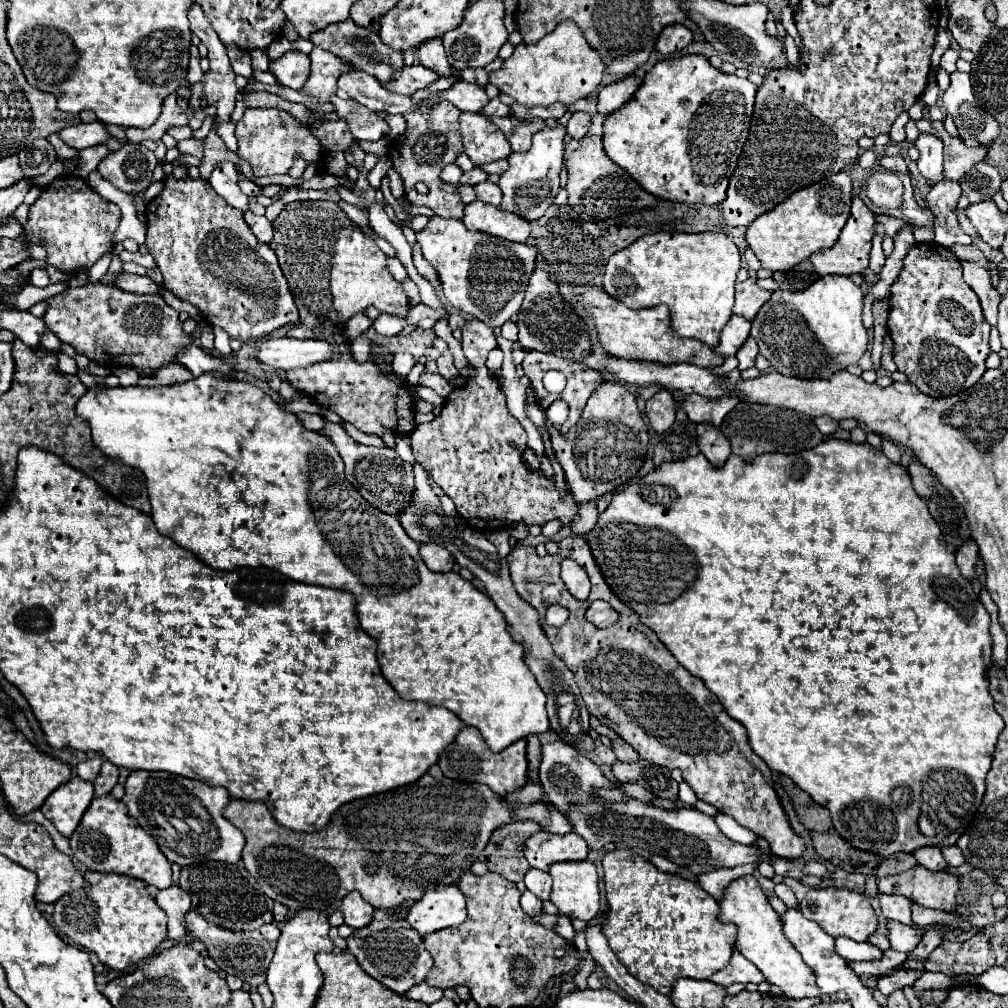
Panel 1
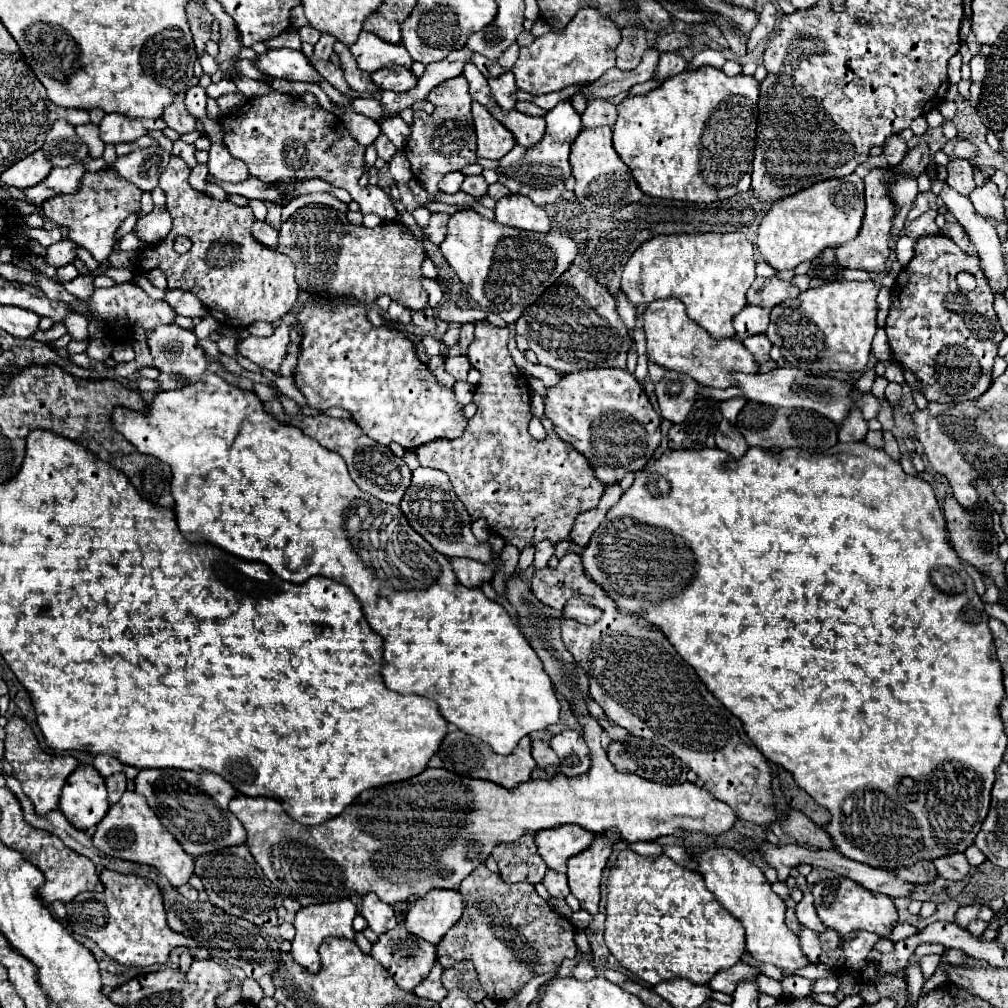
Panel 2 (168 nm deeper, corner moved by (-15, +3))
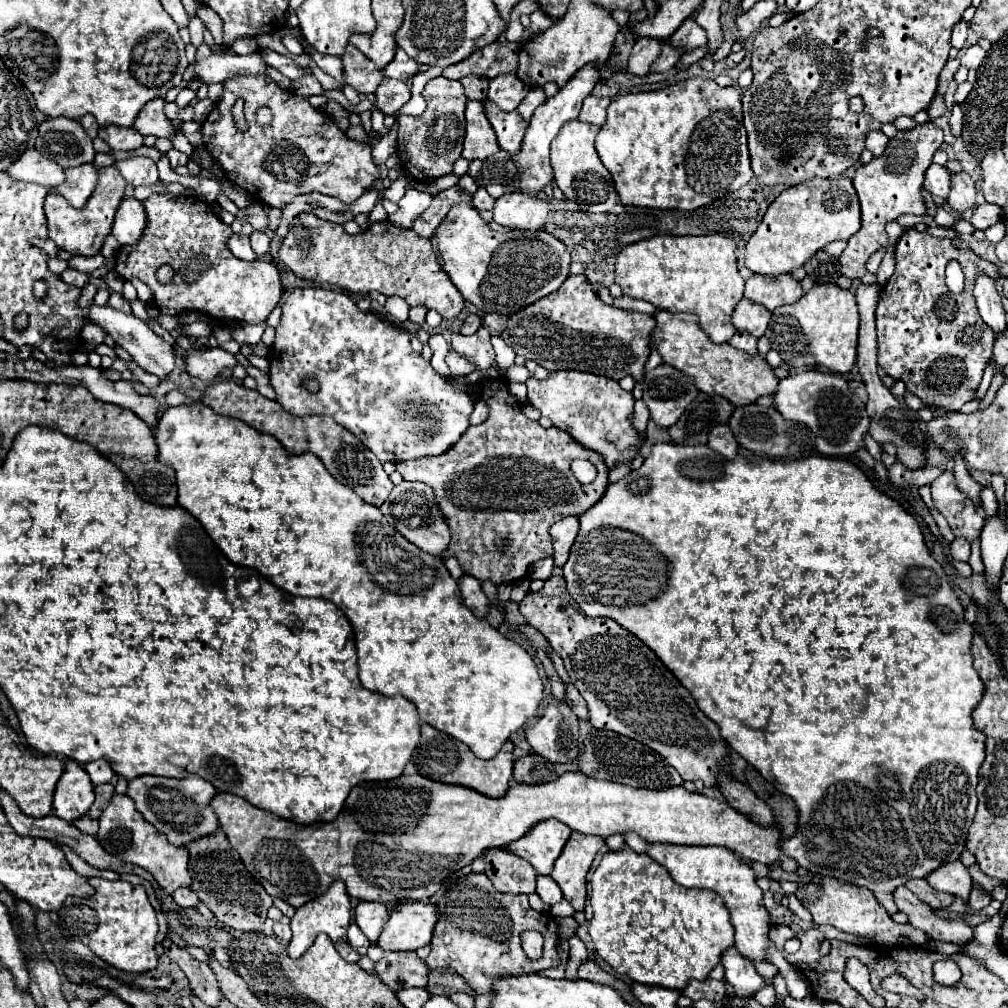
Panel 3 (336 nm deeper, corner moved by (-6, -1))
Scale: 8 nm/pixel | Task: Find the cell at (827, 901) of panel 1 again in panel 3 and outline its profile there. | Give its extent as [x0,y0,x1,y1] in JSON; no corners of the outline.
[796,873,928,947]

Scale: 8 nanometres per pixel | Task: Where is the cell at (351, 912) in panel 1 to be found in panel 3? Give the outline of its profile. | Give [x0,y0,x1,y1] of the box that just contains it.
[354,903,388,943]

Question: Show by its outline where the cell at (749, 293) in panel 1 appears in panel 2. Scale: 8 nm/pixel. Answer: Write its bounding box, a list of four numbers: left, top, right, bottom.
[747,277,799,309]

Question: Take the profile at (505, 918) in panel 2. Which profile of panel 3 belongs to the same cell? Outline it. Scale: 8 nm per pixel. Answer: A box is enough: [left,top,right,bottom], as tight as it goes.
[426,873,558,993]

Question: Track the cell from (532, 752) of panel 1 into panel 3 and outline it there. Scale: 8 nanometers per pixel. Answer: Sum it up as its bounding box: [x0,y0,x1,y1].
[514,753,558,783]

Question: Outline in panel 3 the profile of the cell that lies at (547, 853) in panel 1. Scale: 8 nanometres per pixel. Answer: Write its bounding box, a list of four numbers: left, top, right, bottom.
[506,821,572,875]

